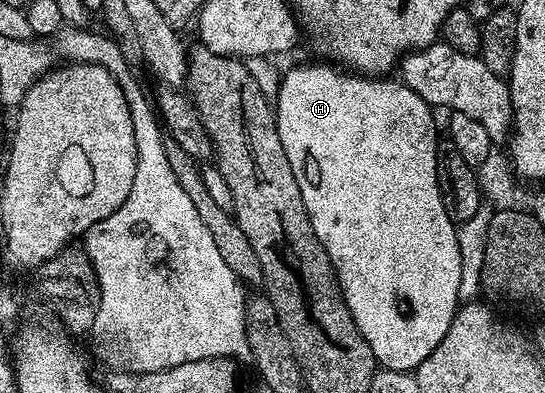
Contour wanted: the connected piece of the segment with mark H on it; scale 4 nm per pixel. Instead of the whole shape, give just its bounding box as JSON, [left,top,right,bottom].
[276,64,462,372]

